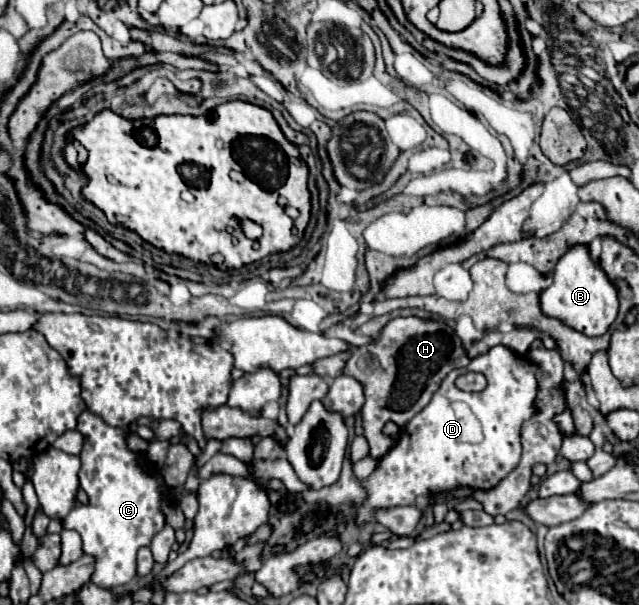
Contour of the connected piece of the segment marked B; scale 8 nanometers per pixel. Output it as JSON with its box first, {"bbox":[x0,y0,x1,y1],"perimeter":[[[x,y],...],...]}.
{"bbox":[541,246,619,338],"perimeter":[[[573,246],[555,266],[553,284],[541,292],[541,310],[545,316],[563,322],[565,326],[597,338],[603,336],[619,314],[617,290],[605,276],[605,272],[593,264],[585,246]]]}

